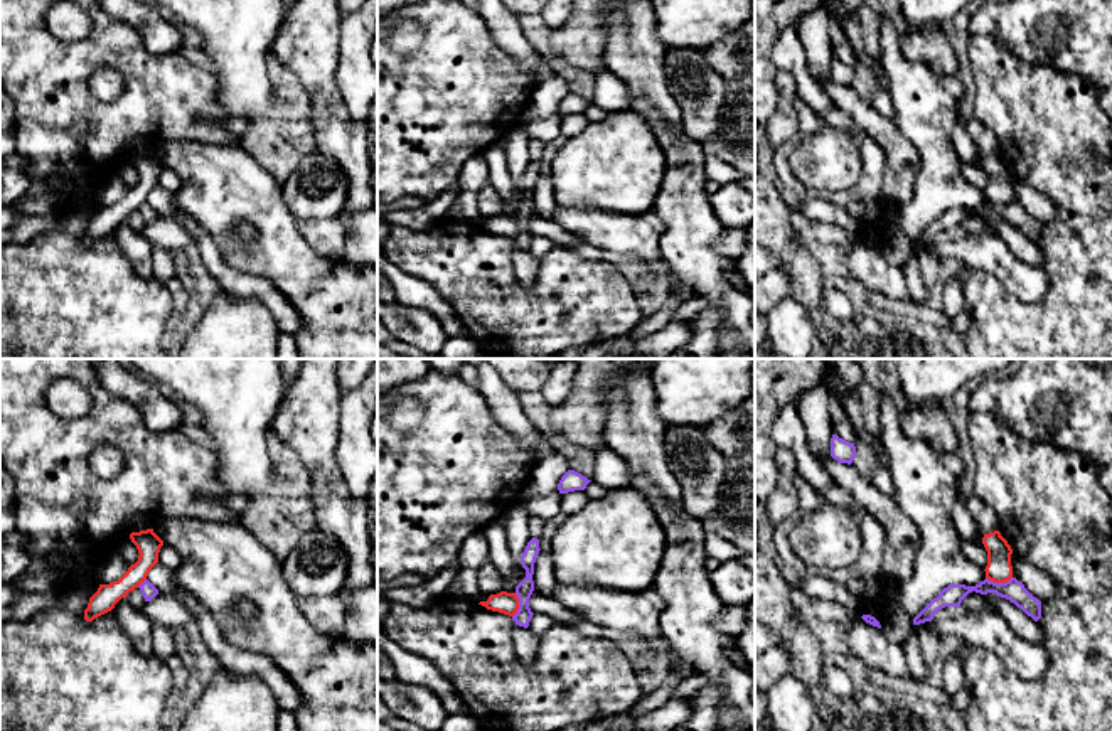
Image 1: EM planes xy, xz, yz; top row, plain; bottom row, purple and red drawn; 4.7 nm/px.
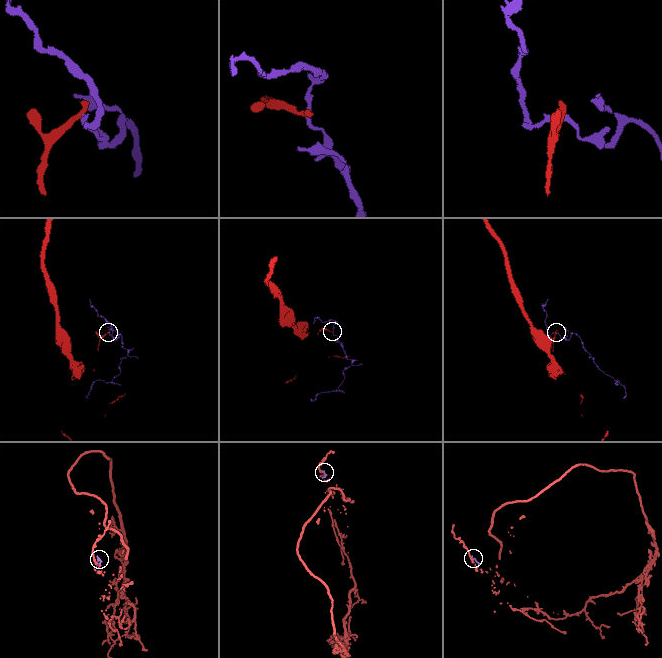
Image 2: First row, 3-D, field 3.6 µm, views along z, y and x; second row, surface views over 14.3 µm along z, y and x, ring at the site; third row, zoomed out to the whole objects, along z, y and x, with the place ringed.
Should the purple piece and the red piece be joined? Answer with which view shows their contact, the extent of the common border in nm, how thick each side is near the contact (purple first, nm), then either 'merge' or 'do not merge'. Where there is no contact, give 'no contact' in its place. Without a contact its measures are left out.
contact in yz; length 130 nm; calibres 110 and 120 nm; do not merge

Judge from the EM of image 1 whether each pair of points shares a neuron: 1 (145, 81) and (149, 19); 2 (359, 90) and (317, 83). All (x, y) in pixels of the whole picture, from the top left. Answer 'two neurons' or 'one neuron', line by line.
1: two neurons
2: two neurons

